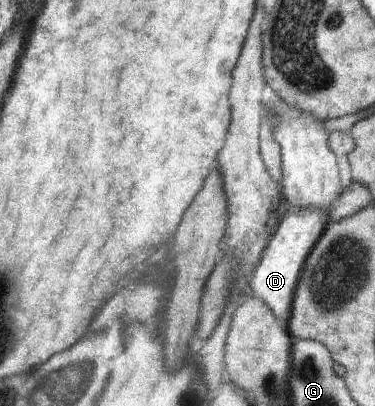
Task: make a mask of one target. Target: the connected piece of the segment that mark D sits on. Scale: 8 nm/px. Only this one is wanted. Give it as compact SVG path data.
M290 208L280 221L280 227L274 233L250 279L249 294L258 297L283 323L287 323L292 315L292 301L294 301L294 293L296 293L304 263L312 253L314 245L318 243L318 239L322 237L328 223L329 217L320 209Z

